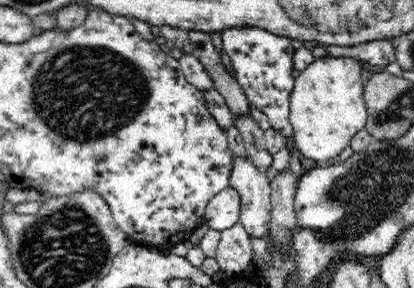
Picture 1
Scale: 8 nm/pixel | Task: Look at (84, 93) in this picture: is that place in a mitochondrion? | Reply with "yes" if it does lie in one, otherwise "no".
yes

